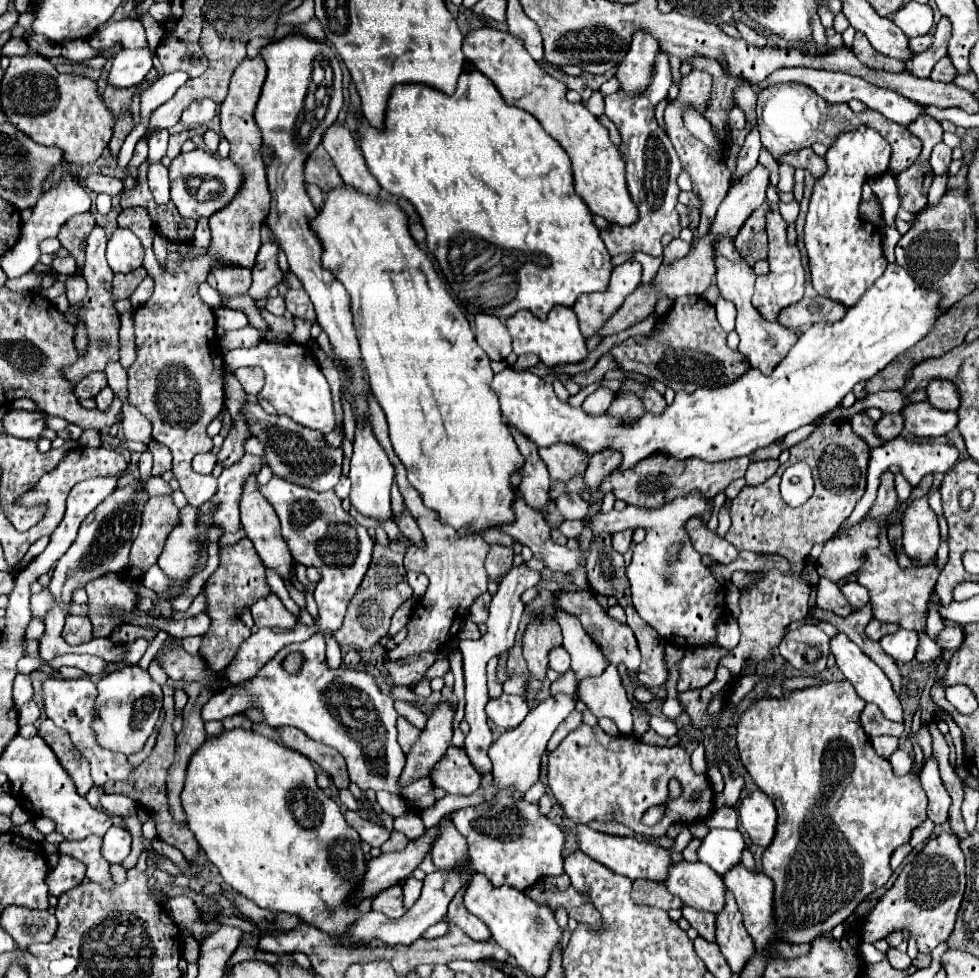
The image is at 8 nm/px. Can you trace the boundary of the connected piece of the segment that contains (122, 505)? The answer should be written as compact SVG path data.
M142 482L130 484L126 488L118 488L110 498L106 498L88 518L80 524L78 538L72 542L72 546L66 550L66 554L56 562L54 576L48 584L52 596L56 598L56 606L48 612L44 618L46 632L40 638L40 658L42 660L52 660L60 654L68 654L72 648L62 640L60 632L64 626L64 616L66 616L66 604L72 600L74 588L86 586L90 580L96 580L98 576L104 576L108 572L124 572L128 568L128 554L132 548L134 538L138 536L140 530L140 514L142 508L148 500L146 492L140 490Z

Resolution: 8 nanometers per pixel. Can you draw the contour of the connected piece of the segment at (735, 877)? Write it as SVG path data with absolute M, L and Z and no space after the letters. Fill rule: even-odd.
M744 864L740 866L732 866L732 870L728 870L728 874L722 876L726 888L734 894L738 908L742 912L744 918L744 926L748 930L748 934L752 936L756 950L764 950L764 946L772 940L776 940L776 926L774 926L774 908L772 908L772 892L774 892L774 884L768 876L764 876L762 872L752 872L748 870Z

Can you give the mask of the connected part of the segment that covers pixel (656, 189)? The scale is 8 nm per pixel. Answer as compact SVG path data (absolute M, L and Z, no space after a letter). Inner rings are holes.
M660 54L656 58L654 68L654 80L652 84L638 96L624 94L618 90L616 94L606 96L606 116L616 124L622 144L620 154L626 164L626 184L632 202L638 208L638 222L630 226L620 226L616 222L608 222L608 228L600 230L600 236L610 252L610 256L618 254L632 254L632 252L644 252L650 256L662 256L662 244L660 238L664 234L670 234L672 238L678 238L680 234L680 222L676 212L676 198L678 198L678 184L676 178L682 172L680 160L674 152L674 146L670 144L666 132L658 126L654 118L654 108L660 100L668 96L668 88L672 84L670 78L670 66L668 56Z

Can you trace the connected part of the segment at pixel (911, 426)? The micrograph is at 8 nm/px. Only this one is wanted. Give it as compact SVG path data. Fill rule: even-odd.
M914 402L902 408L904 430L916 438L944 436L956 428L956 412L942 412L928 402Z

